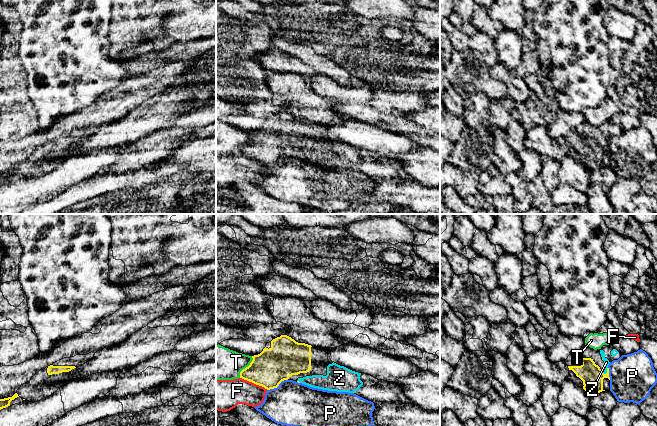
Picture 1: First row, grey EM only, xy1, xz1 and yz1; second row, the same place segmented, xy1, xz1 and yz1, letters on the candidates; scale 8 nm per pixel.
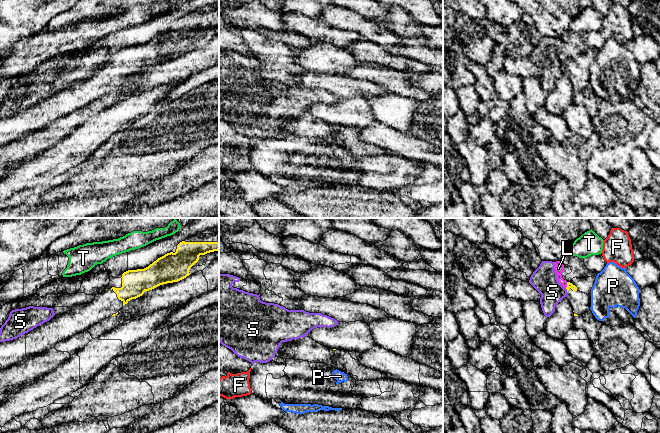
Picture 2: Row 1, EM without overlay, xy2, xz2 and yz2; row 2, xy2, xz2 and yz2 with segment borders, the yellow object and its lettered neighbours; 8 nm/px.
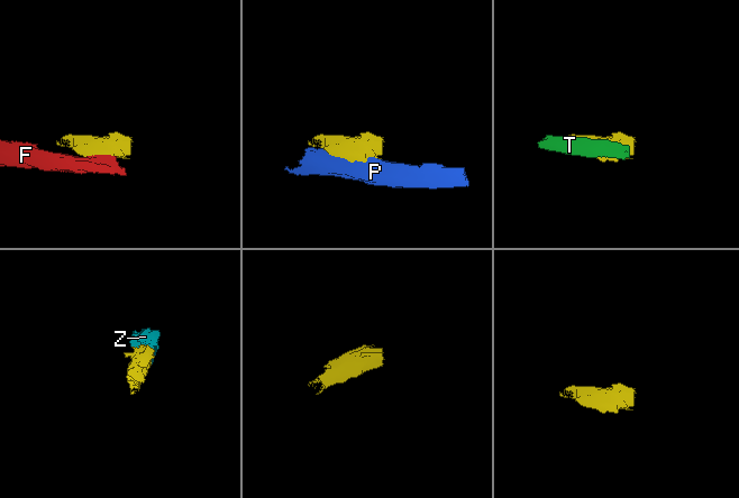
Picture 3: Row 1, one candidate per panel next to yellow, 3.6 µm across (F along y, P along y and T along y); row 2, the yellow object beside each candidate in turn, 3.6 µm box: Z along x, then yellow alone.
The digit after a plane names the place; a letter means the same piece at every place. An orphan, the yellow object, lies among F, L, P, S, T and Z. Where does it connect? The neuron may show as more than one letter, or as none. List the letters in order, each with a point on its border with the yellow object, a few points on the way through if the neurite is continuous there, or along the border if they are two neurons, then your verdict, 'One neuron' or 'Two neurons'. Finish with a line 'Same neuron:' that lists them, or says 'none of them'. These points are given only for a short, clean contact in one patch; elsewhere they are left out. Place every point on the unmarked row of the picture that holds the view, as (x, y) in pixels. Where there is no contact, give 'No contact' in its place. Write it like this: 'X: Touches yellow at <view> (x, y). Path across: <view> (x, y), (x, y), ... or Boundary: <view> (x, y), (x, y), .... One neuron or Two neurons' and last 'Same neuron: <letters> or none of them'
F: Touches yellow at xz1 (254, 159). Boundary: xz1 (240, 153), (267, 165). Two neurons
L: Touches yellow at yz2 (567, 61). Boundary: yz2 (567, 58), (565, 63). Two neurons
P: Touches yellow at xz1 (277, 162). Two neurons
S: Touches yellow at yz2 (567, 66). Boundary: yz2 (565, 64), (567, 68). Two neurons
T: Touches yellow at xz1 (246, 143). Two neurons
Z: Touches yellow at yz1 (607, 147). Path across: yz1 (592, 152), (601, 151), (607, 147), (606, 137). One neuron
Same neuron: Z

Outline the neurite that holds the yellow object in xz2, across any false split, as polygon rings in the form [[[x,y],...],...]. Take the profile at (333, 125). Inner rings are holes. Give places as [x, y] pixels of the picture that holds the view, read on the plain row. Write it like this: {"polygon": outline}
{"polygon": [[[305,112],[289,117],[285,124],[278,125],[275,132],[283,135],[295,135],[331,141],[334,136],[335,126],[325,123],[312,114]]]}

